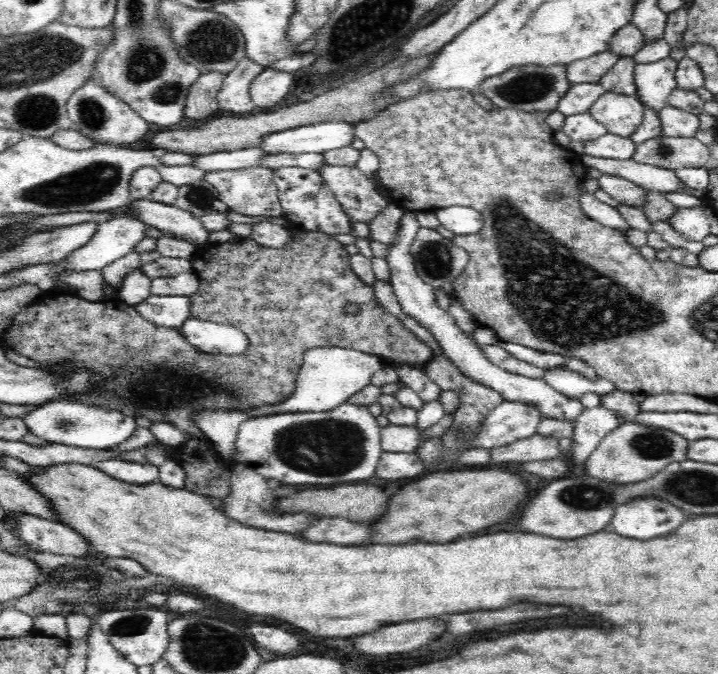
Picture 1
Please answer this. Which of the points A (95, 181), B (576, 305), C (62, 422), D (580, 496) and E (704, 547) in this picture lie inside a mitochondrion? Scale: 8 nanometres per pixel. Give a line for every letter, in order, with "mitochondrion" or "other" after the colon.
A: mitochondrion
B: mitochondrion
C: mitochondrion
D: mitochondrion
E: other

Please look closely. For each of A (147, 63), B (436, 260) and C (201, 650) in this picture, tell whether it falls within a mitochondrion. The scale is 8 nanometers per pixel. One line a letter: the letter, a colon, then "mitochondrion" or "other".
A: mitochondrion
B: mitochondrion
C: mitochondrion

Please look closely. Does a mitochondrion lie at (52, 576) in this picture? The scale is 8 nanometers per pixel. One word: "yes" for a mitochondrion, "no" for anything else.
no

